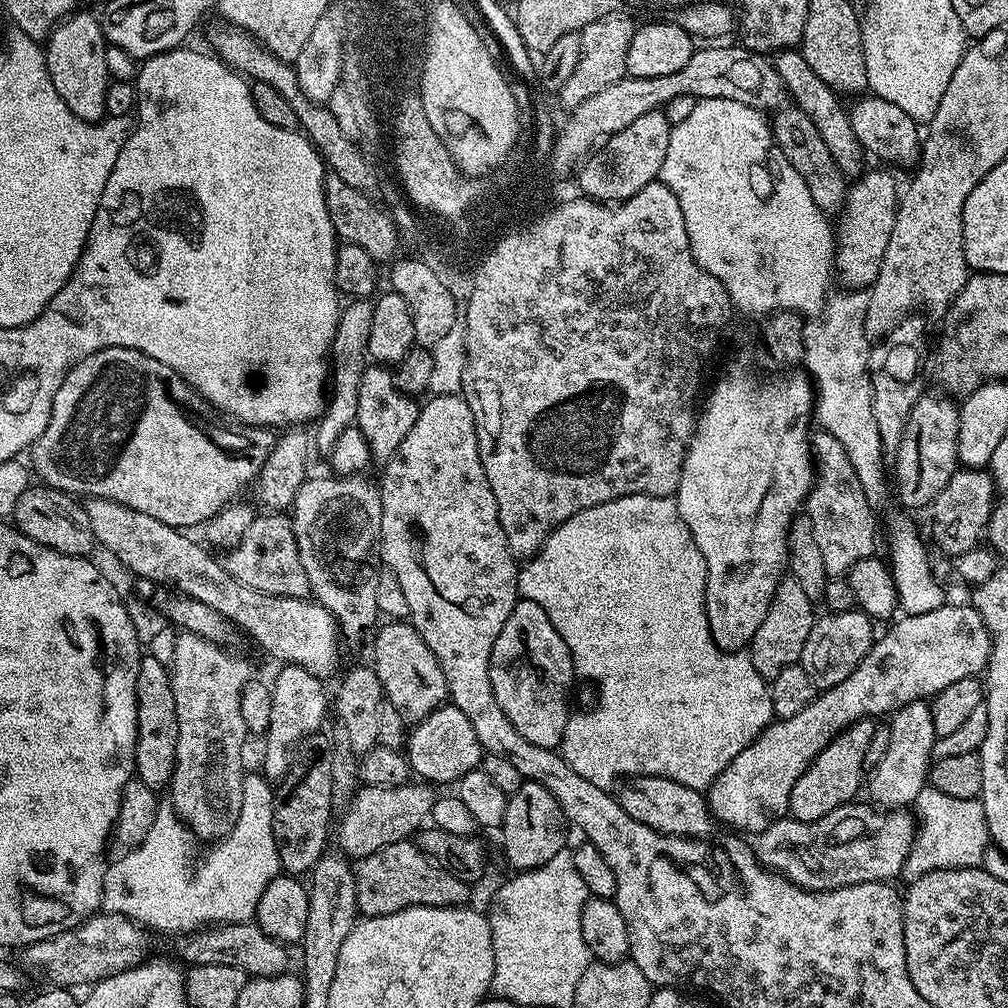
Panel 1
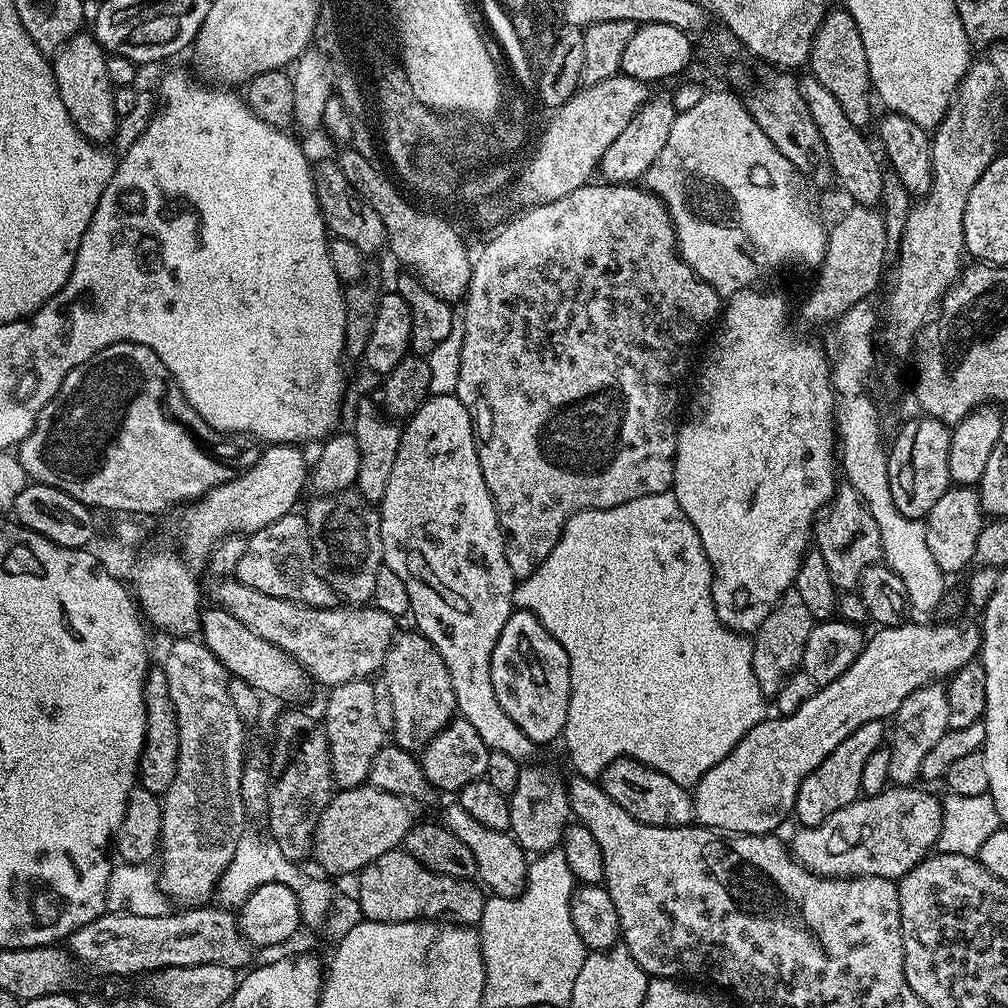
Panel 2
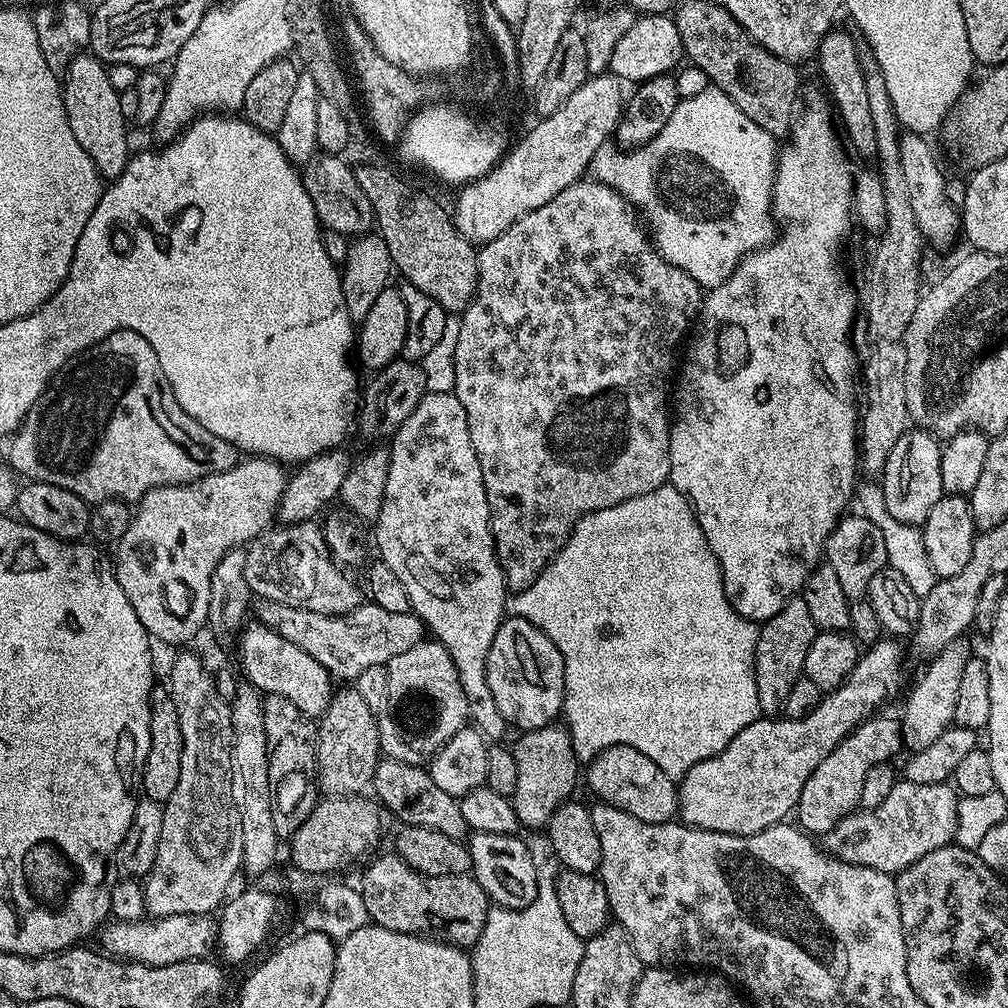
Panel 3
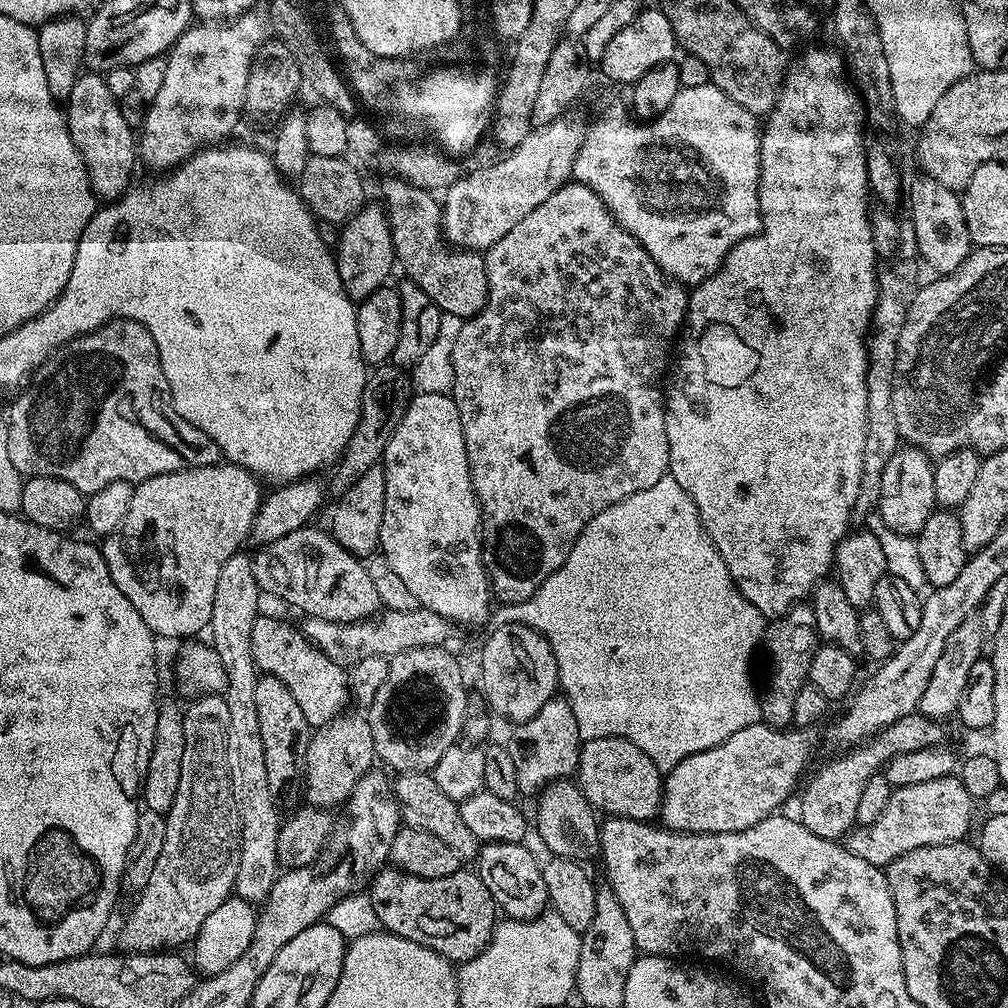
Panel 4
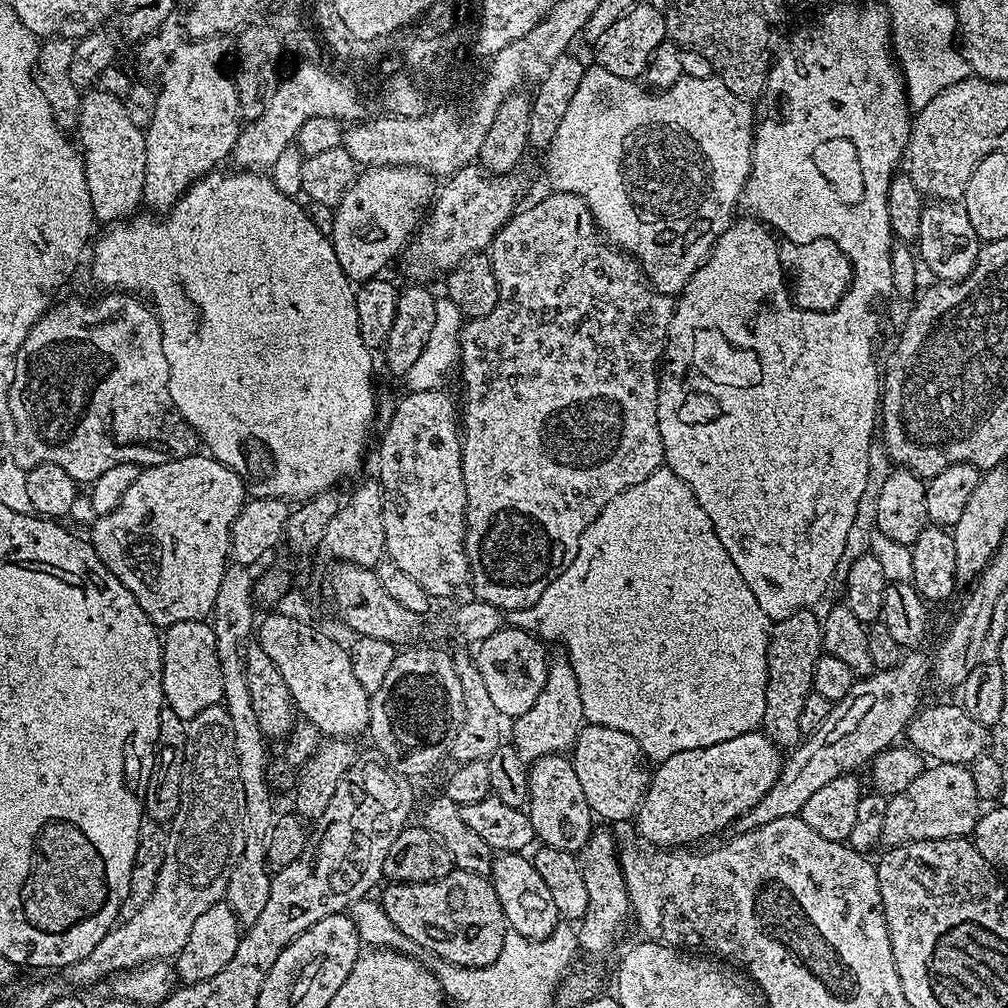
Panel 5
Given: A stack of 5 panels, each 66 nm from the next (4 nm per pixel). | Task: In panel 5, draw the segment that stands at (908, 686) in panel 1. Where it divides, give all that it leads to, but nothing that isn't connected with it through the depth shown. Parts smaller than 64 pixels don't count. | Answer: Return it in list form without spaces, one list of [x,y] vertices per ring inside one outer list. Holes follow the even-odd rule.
[[[763,731],[738,734],[738,738],[730,738],[726,742],[718,742],[714,746],[706,746],[698,750],[682,750],[678,754],[670,754],[670,758],[659,761],[660,768],[651,773],[648,790],[640,804],[640,811],[634,817],[634,825],[640,831],[645,845],[655,846],[661,850],[672,850],[677,846],[692,846],[695,840],[704,840],[724,827],[735,825],[744,813],[749,812],[778,782],[782,767],[782,752],[774,741]]]

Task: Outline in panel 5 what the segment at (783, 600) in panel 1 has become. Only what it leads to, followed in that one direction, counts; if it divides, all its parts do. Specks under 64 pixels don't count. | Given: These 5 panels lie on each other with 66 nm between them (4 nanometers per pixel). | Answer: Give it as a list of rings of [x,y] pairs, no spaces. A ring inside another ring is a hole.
[[[812,610],[795,612],[771,625],[768,634],[768,681],[766,682],[766,710],[762,731],[781,750],[791,750],[805,735],[802,730],[802,706],[812,693],[814,666],[822,654],[822,620]]]

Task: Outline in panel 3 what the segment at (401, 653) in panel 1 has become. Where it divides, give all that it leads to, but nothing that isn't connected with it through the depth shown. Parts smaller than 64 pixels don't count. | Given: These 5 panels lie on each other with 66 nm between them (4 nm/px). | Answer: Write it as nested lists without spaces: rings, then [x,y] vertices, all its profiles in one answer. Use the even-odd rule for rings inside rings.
[[[435,638],[419,640],[410,650],[402,650],[387,665],[390,678],[388,707],[378,716],[380,751],[387,759],[423,765],[438,749],[458,734],[468,720],[462,682],[448,648]]]

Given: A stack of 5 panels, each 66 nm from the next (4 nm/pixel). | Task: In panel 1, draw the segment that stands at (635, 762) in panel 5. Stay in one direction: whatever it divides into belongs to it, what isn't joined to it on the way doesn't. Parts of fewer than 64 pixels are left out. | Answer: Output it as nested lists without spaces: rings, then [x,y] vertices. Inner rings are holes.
[[[630,776],[619,785],[618,799],[622,810],[638,822],[650,826],[668,836],[704,838],[714,825],[714,817],[708,810],[705,793],[698,788],[682,786],[670,778],[661,776]]]

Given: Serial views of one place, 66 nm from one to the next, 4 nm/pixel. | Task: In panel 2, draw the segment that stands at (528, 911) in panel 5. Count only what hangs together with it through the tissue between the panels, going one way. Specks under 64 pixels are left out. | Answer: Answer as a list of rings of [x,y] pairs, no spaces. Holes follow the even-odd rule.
[[[452,802],[452,805],[445,810],[442,823],[454,835],[462,838],[466,846],[470,846],[476,863],[476,876],[479,883],[489,893],[498,896],[520,896],[522,894],[526,886],[530,860],[511,834],[490,830],[490,826],[482,826],[482,822],[478,822],[478,818],[470,818],[470,814],[466,814],[466,810],[462,810],[458,802]]]

